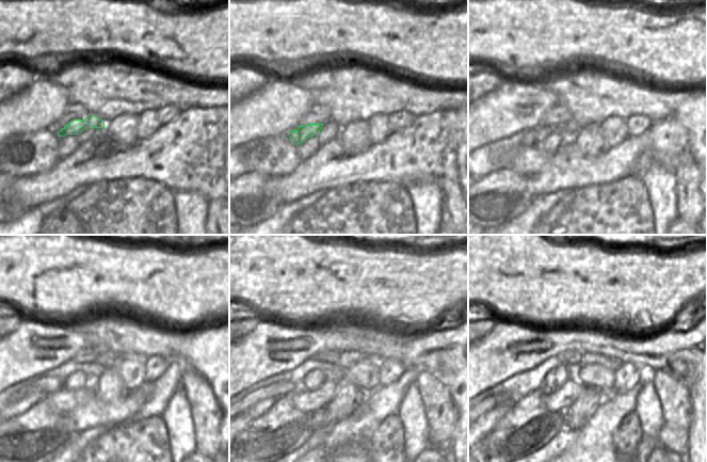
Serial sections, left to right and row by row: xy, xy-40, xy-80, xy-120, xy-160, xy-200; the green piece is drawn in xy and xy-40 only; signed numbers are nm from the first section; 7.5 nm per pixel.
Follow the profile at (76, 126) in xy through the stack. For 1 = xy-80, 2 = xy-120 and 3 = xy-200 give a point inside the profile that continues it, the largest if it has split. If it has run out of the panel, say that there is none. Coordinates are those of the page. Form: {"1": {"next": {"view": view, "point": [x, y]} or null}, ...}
{"1": {"next": {"view": "xy-80", "point": [502, 149]}}, "2": {"next": {"view": "xy-120", "point": [35, 385]}}, "3": {"next": {"view": "xy-200", "point": [489, 402]}}}

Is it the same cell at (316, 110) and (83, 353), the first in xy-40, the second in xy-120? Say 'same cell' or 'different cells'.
same cell

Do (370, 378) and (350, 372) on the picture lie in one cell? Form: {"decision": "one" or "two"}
{"decision": "one"}

